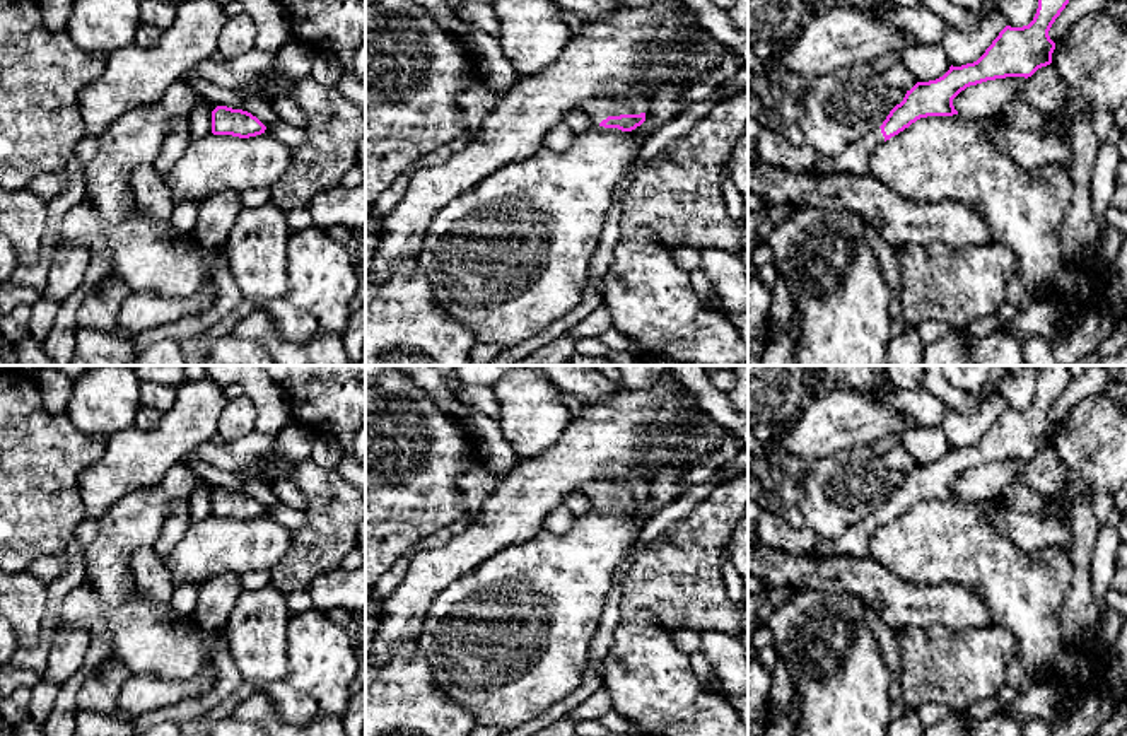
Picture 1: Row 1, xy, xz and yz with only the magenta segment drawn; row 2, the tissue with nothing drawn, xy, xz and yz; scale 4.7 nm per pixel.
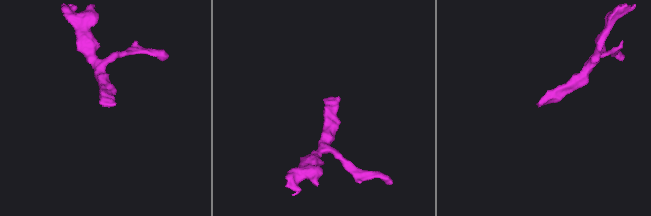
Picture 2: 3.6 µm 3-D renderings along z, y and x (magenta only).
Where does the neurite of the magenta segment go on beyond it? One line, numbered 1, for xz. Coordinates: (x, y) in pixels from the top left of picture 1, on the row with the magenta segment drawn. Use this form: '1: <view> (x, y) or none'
1: xz (596, 110)

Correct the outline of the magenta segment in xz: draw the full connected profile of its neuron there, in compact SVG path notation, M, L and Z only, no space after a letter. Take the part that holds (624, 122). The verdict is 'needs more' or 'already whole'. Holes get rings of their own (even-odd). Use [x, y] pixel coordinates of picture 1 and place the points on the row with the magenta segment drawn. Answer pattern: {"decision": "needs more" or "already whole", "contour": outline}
{"decision": "needs more", "contour": "M634 96L628 102L594 97L582 104L582 111L599 126L632 131L645 121L647 106L639 96Z"}

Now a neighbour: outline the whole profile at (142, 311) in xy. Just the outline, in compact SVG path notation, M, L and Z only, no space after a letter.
M198 246L210 283L190 301L171 301L155 292L131 292L120 309L120 326L135 340L138 335L186 316L200 316L215 306L217 289L213 285L212 249Z

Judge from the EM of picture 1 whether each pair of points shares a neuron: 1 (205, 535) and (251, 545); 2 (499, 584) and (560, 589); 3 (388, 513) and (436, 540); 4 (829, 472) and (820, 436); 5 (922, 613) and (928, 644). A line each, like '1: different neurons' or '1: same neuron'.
1: same neuron
2: same neuron
3: different neurons
4: different neurons
5: different neurons

